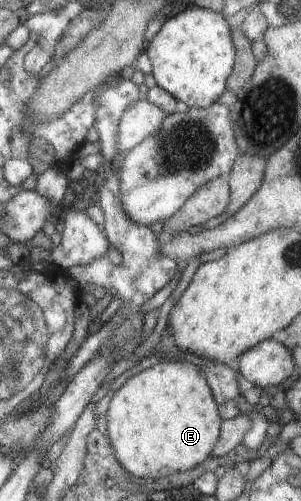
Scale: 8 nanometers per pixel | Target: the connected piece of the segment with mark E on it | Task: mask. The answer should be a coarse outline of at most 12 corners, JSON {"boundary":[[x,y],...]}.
{"boundary":[[190,357],[127,379],[108,433],[132,475],[213,453],[218,403]]}

